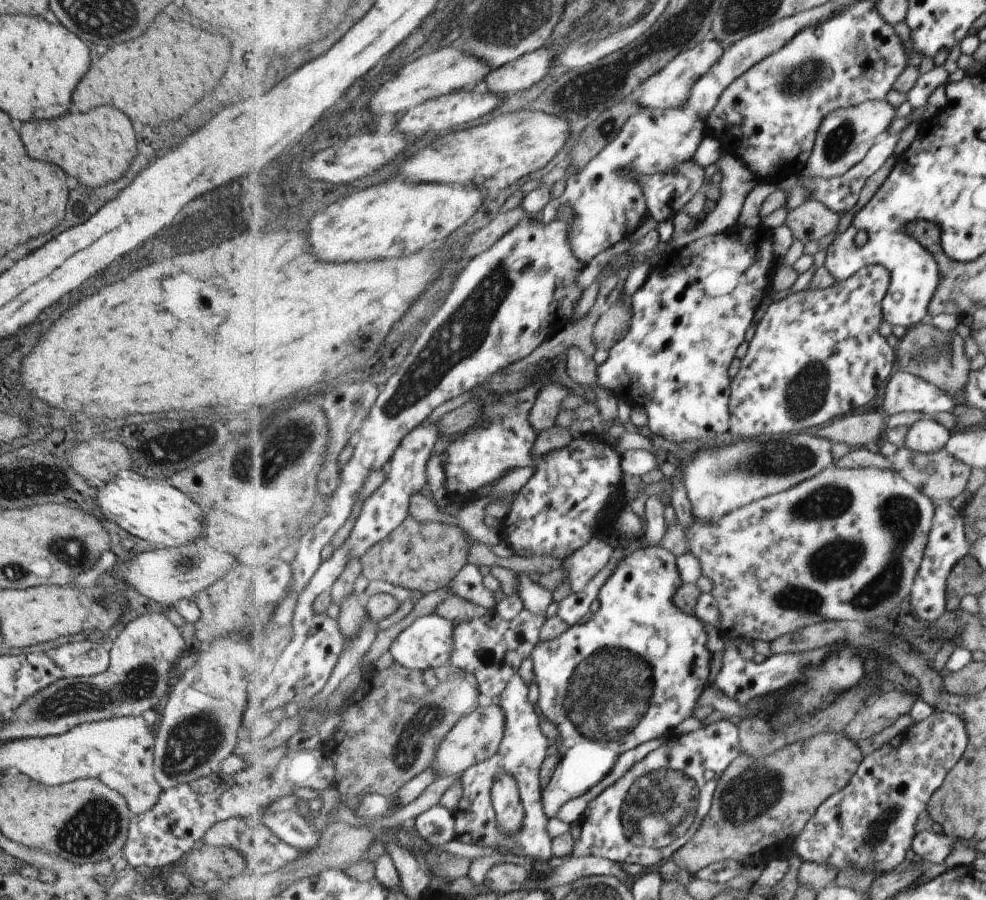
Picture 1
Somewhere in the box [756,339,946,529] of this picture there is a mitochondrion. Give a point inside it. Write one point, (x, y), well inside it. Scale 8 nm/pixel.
(808, 392)

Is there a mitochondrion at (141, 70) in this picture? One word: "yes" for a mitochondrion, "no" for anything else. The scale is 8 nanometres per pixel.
no

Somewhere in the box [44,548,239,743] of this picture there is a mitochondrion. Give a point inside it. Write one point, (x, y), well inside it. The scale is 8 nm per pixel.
(109, 606)

